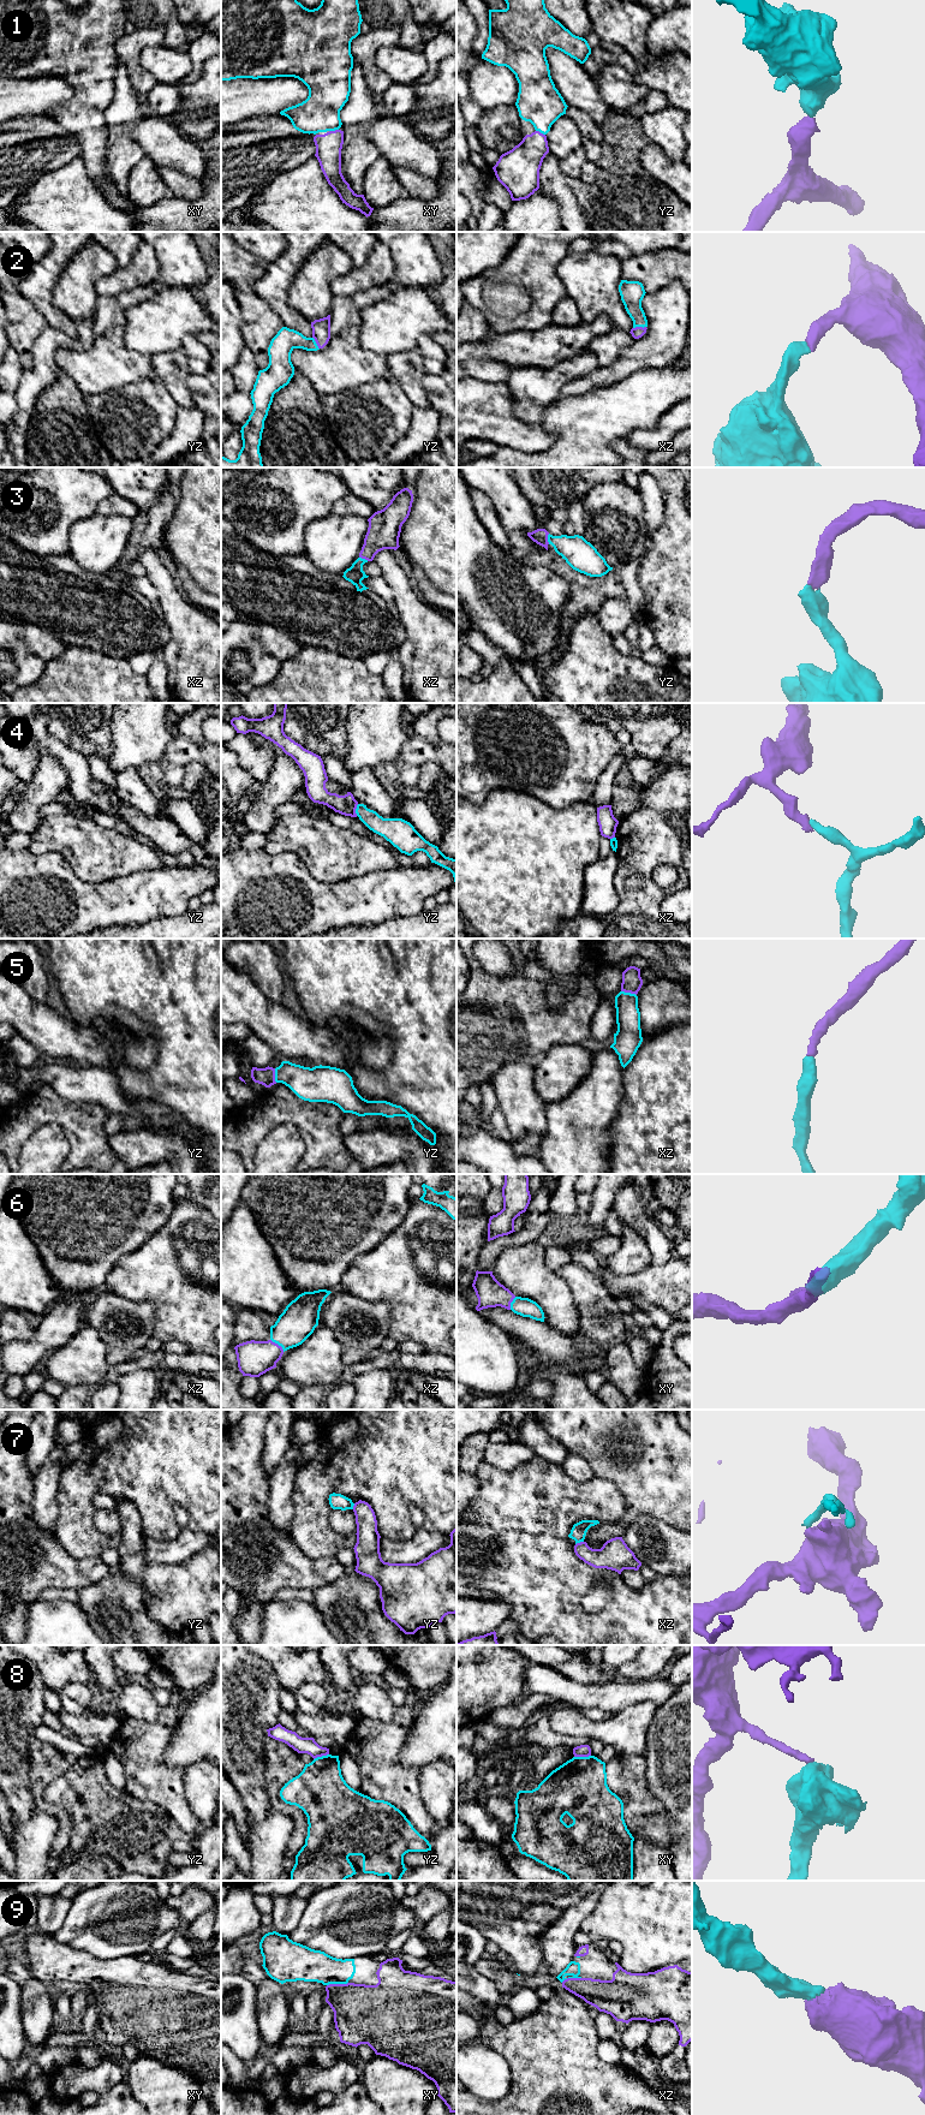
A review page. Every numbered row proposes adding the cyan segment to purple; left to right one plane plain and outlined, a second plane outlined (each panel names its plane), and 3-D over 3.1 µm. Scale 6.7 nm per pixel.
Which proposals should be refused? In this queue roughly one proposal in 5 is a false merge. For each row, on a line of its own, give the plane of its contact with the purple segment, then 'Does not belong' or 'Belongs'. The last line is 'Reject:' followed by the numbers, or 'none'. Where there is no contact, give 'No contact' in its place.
1: Touches purple in xy. Belongs
2: Touches purple in xz. Belongs
3: Touches purple in yz. Belongs
4: Touches purple in yz. Does not belong
5: Touches purple in xz. Belongs
6: Touches purple in xz. Belongs
7: Touches purple in xz. Does not belong
8: Touches purple in xy. Does not belong
9: Touches purple in xy. Belongs
Reject: 4, 7, 8

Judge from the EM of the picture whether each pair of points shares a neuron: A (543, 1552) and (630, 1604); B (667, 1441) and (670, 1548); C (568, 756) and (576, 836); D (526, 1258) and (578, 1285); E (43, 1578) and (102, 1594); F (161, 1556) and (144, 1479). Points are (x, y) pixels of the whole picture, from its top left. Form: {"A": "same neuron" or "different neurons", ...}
{"A": "same neuron", "B": "different neurons", "C": "different neurons", "D": "different neurons", "E": "different neurons", "F": "different neurons"}

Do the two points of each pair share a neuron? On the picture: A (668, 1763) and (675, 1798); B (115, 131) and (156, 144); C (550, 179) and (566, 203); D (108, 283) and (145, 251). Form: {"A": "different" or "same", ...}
{"A": "same", "B": "different", "C": "same", "D": "same"}

